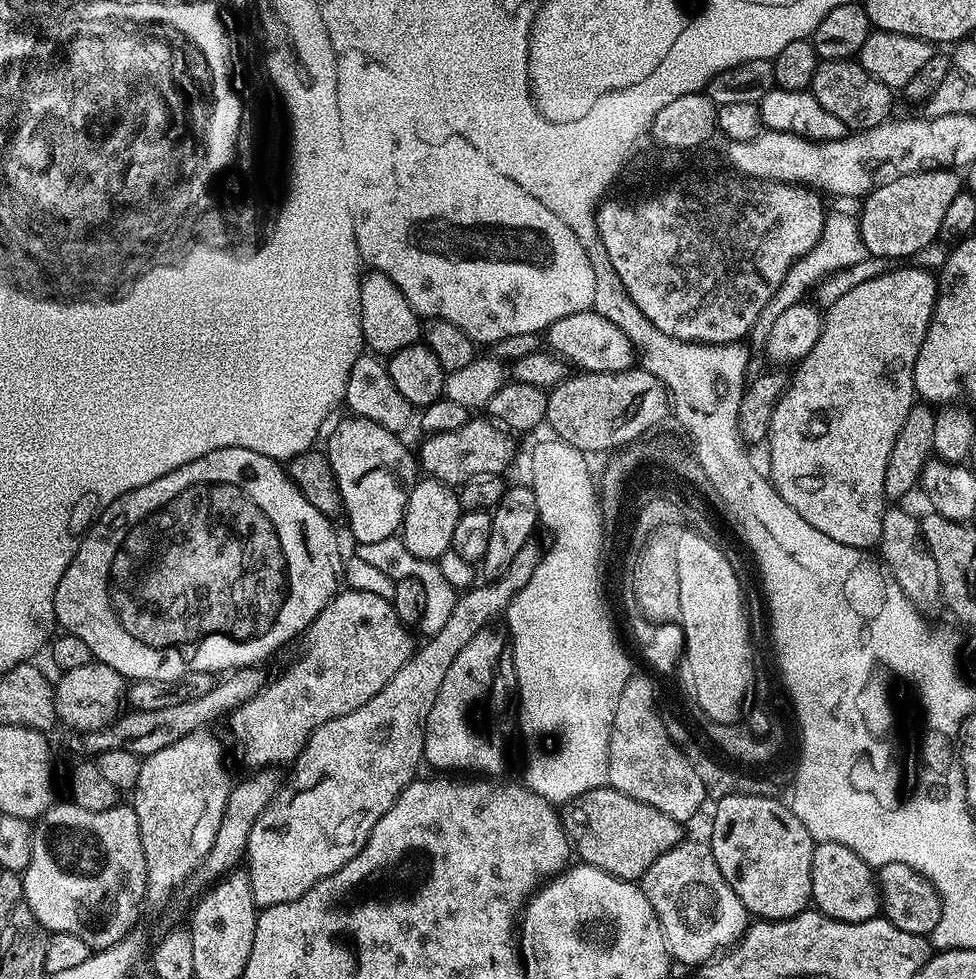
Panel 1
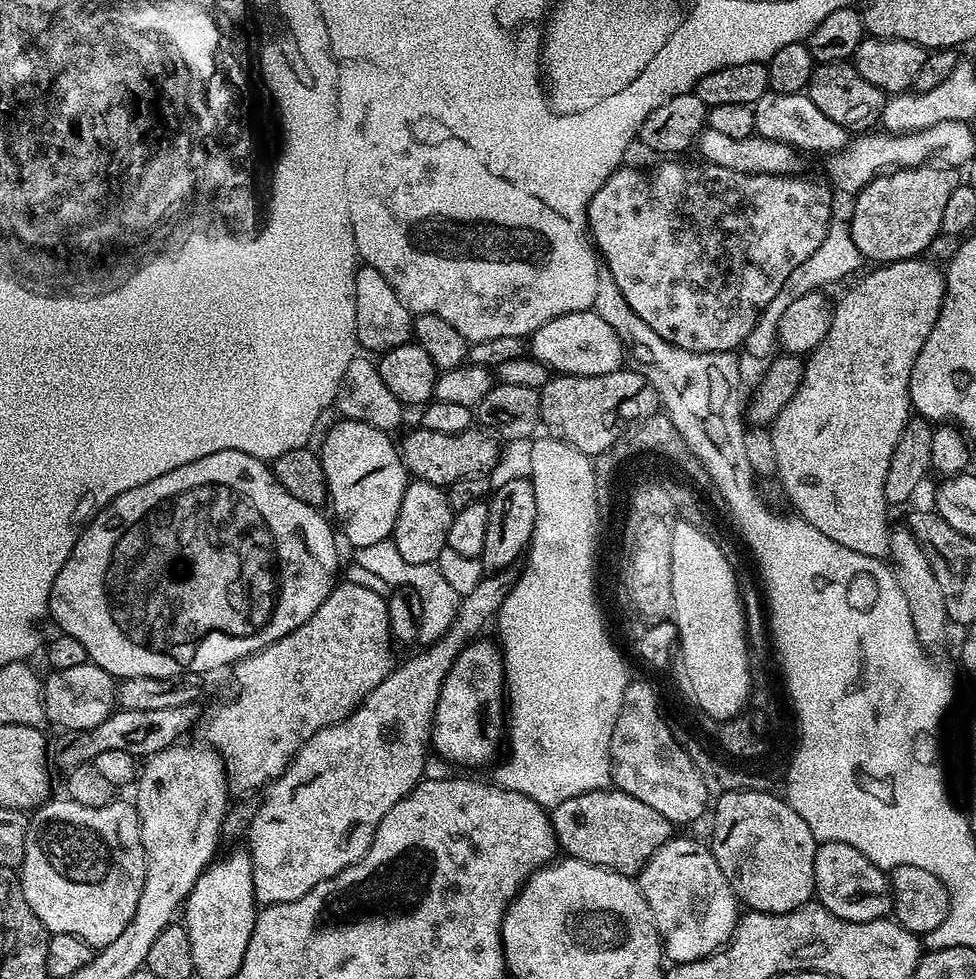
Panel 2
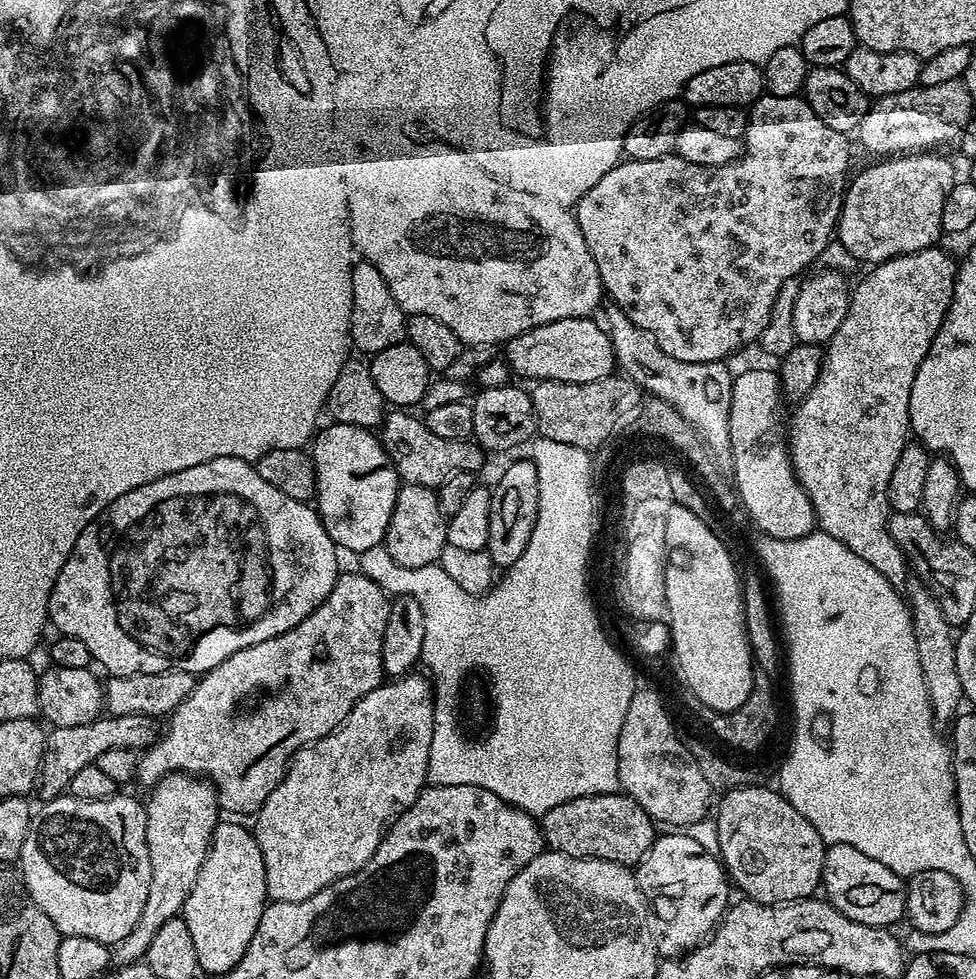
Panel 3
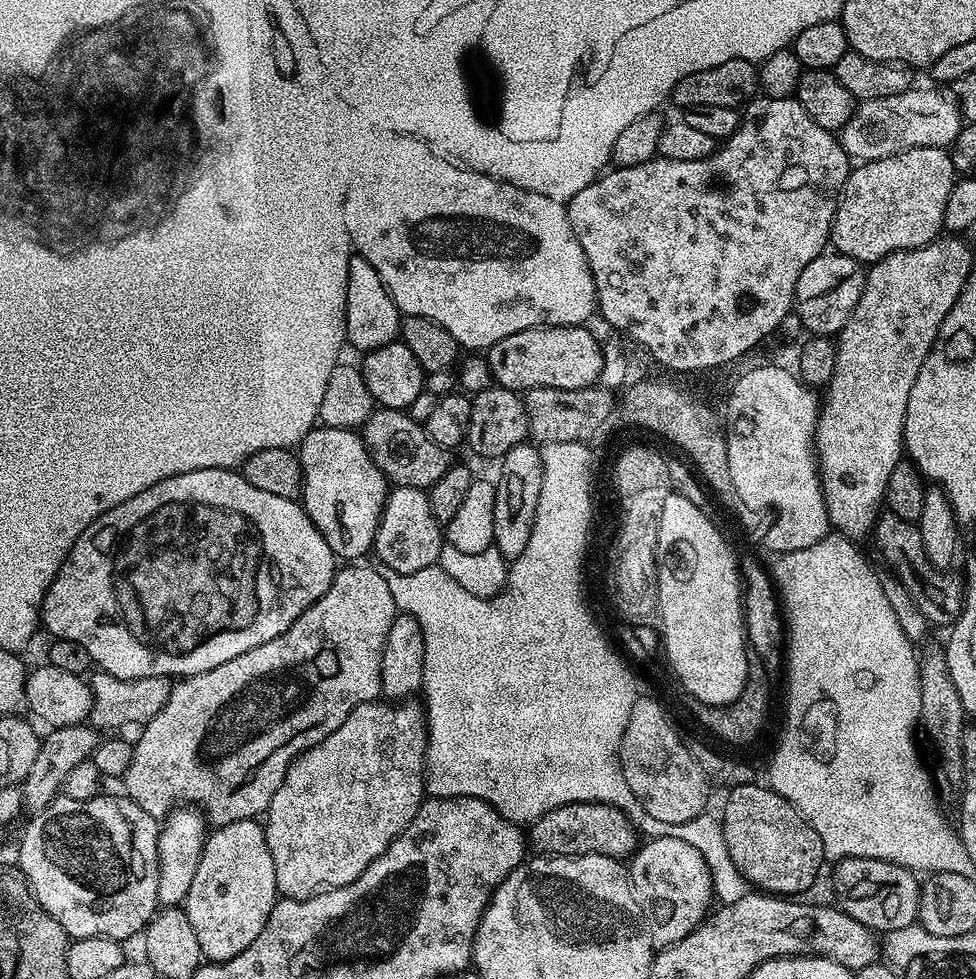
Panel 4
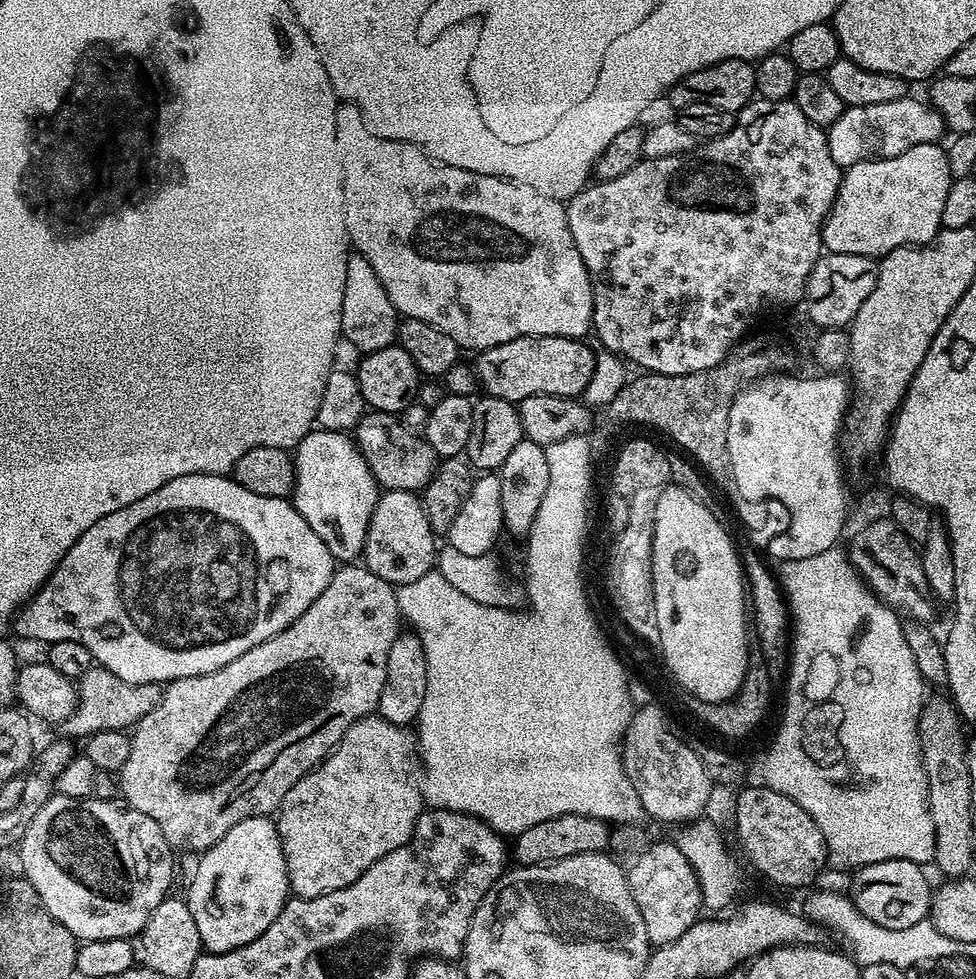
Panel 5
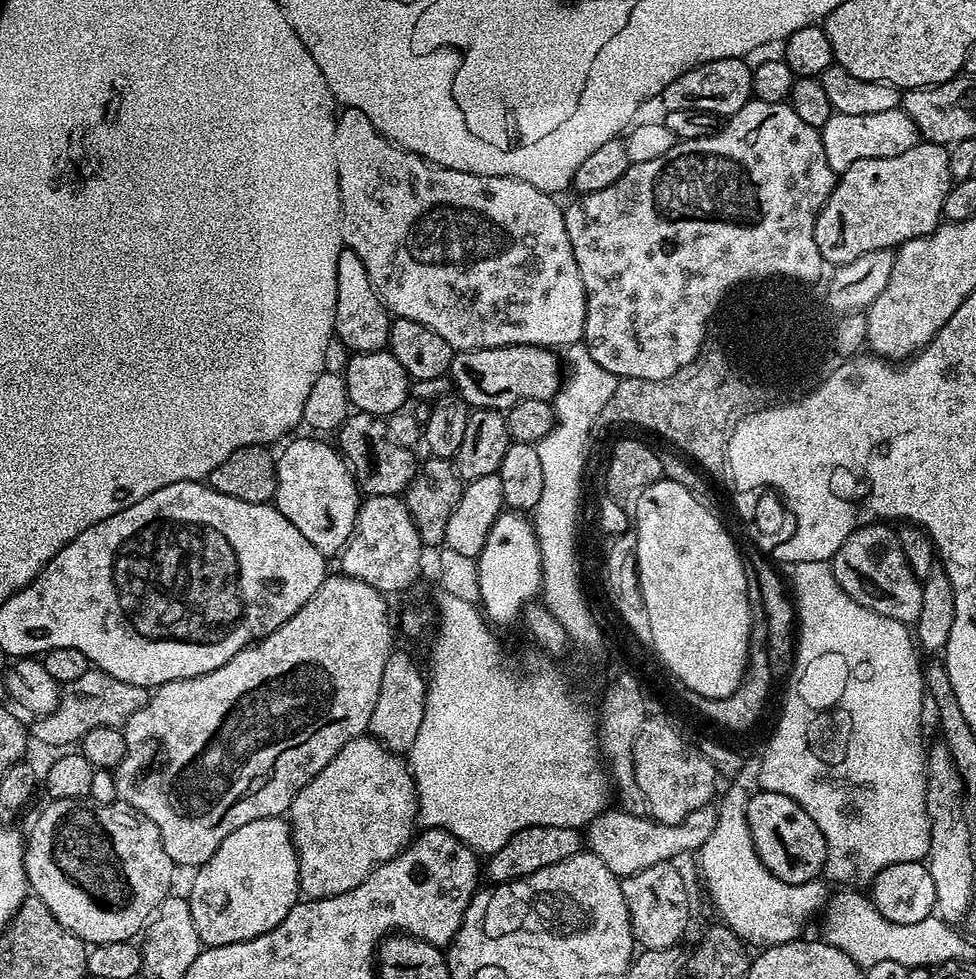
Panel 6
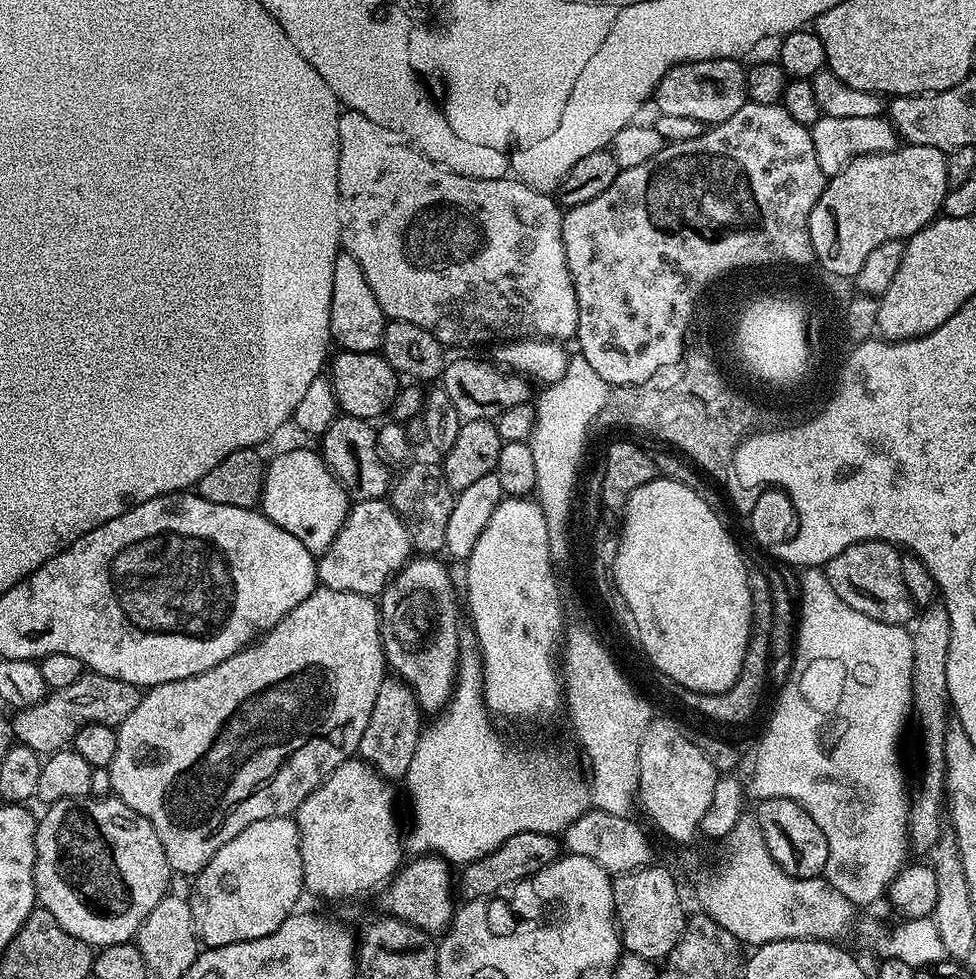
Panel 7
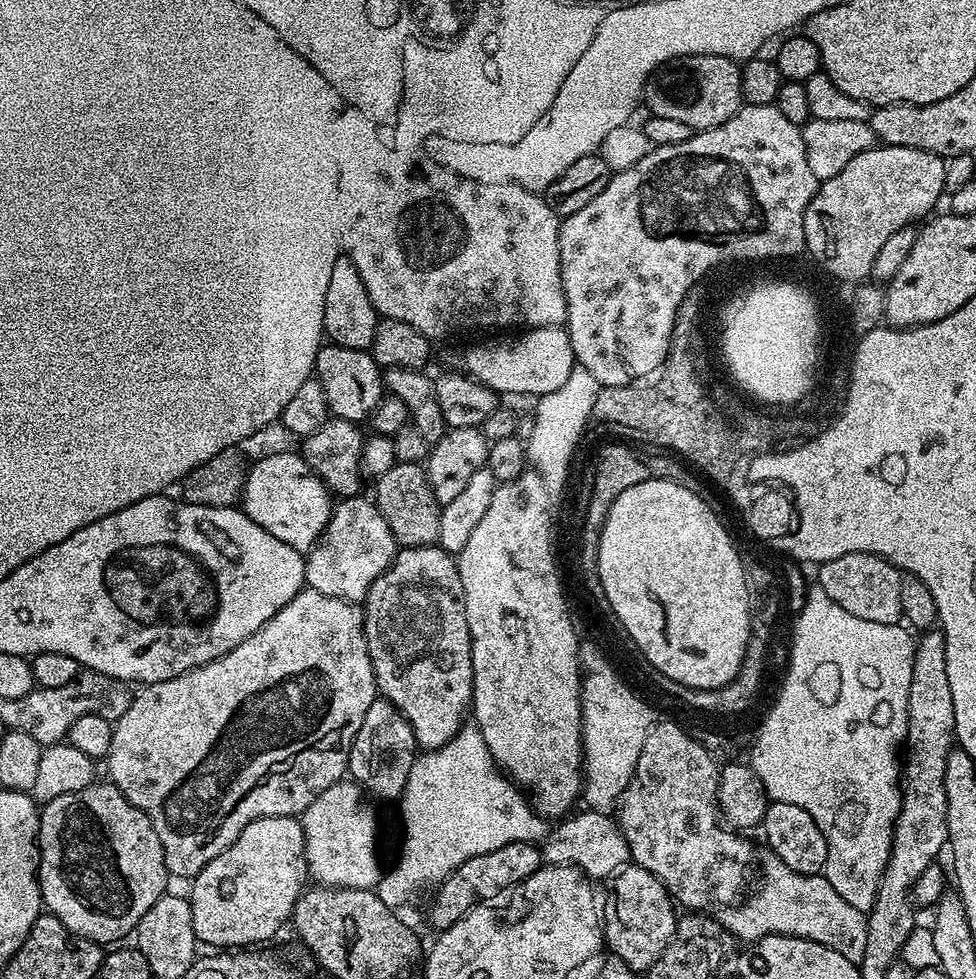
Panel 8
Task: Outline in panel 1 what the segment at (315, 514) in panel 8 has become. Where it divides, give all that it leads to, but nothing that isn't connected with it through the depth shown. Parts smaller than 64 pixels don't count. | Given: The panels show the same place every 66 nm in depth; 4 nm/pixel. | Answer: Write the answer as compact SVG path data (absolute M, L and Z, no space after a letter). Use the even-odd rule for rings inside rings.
M349 415L347 419L333 430L326 455L339 484L340 496L345 504L344 512L352 527L353 541L356 544L382 542L382 538L390 538L401 531L408 495L412 493L418 479L418 460L413 453L412 456L408 453L407 446L400 441L401 437L397 433L386 430L378 422L354 415Z

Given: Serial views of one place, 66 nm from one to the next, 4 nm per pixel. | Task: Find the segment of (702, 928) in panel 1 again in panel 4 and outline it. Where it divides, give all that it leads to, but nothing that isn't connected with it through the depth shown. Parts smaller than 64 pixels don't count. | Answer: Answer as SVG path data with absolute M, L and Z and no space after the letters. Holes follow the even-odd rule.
M653 836L645 839L631 857L630 875L632 889L648 921L653 945L660 948L682 942L682 938L694 931L713 907L711 872L707 862L694 846L682 842L681 838Z

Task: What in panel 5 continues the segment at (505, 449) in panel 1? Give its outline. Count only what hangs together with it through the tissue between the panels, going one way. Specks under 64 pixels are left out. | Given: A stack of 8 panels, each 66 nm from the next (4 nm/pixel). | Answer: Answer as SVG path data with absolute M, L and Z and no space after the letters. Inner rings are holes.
M365 411L359 424L354 429L357 448L368 463L372 477L381 489L393 492L406 490L419 493L430 482L436 472L438 457L423 435L405 431L399 415L391 412Z

